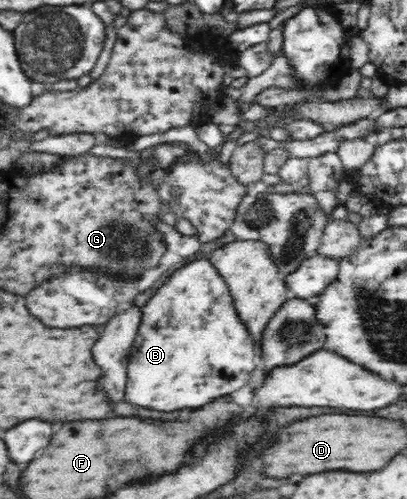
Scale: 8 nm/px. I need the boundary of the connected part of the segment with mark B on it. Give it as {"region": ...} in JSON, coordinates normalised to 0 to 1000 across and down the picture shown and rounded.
{"region":[[[484,519],[435,539],[346,619],[337,679],[317,699],[307,804],[386,824],[494,816],[538,792],[563,792],[568,784],[612,772],[617,743],[627,739],[622,719],[622,687],[612,687],[612,671],[602,671],[602,655],[592,655],[582,627],[572,623],[563,579],[543,567],[543,553],[523,543],[523,535],[514,535],[514,521]]]}

